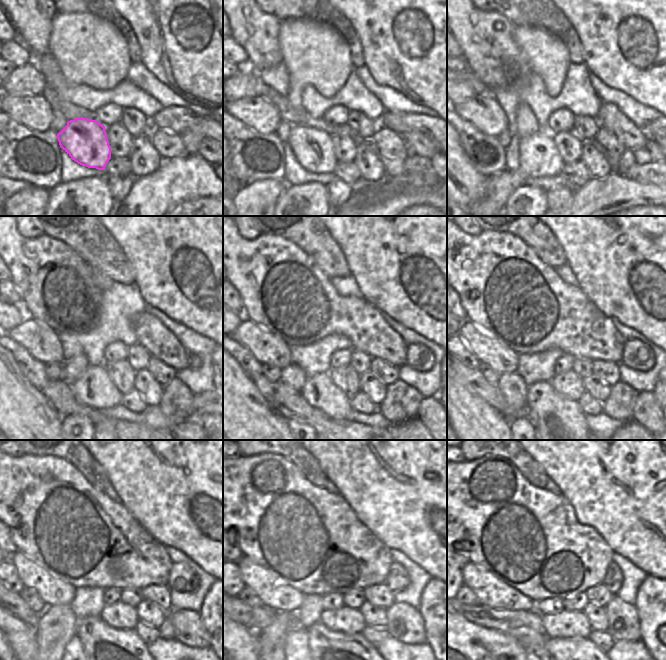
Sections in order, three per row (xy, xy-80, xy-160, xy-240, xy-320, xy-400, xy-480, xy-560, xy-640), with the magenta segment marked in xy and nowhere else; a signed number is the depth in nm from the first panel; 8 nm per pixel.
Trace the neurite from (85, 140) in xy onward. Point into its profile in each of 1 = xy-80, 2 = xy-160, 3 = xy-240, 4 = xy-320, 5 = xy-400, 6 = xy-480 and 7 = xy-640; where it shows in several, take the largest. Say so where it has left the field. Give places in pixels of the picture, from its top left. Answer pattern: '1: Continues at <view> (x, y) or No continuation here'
1: Continues at xy-80 (313, 149)
2: Continues at xy-160 (539, 157)
3: Continues at xy-240 (94, 387)
4: Continues at xy-320 (319, 391)
5: Continues at xy-400 (557, 419)
6: Continues at xy-480 (102, 643)
7: Continues at xy-640 (576, 643).

